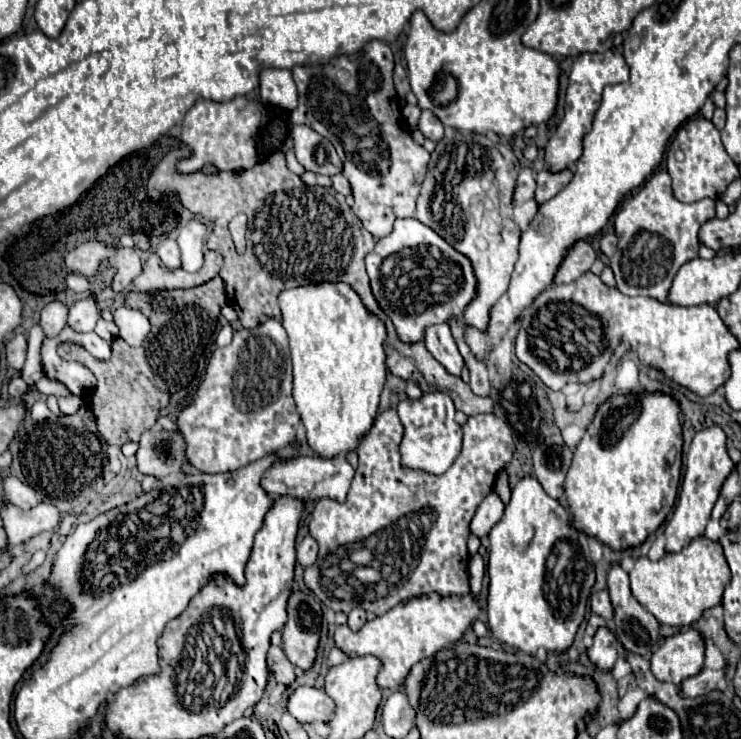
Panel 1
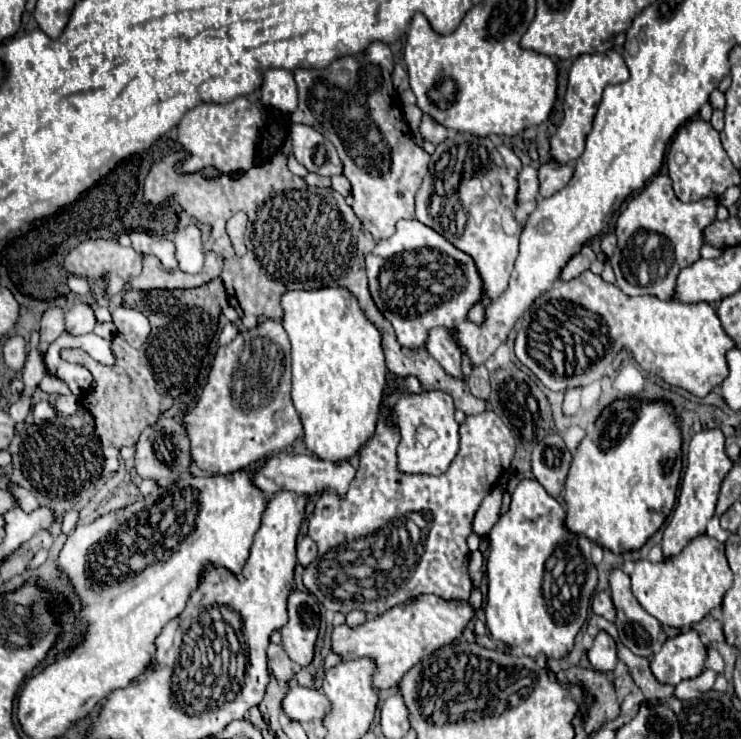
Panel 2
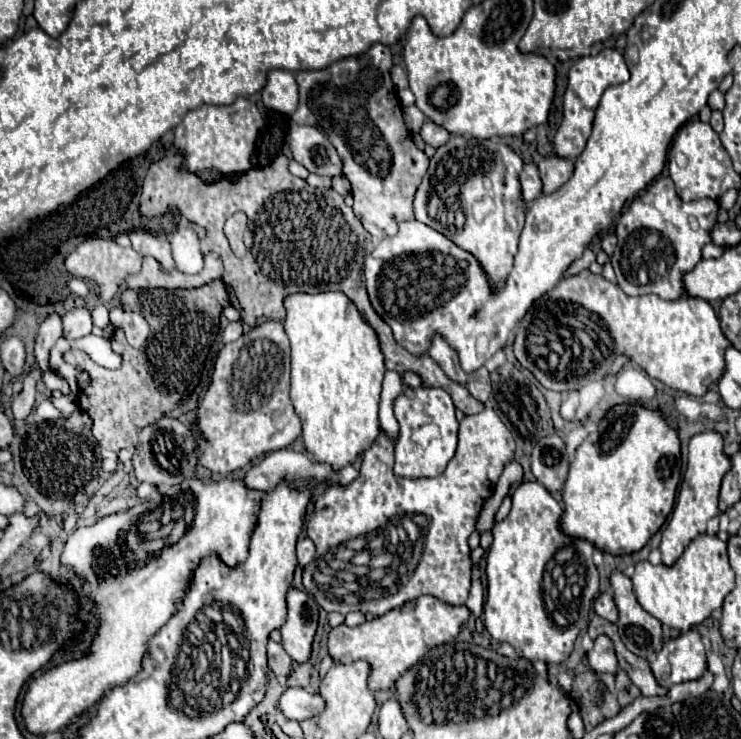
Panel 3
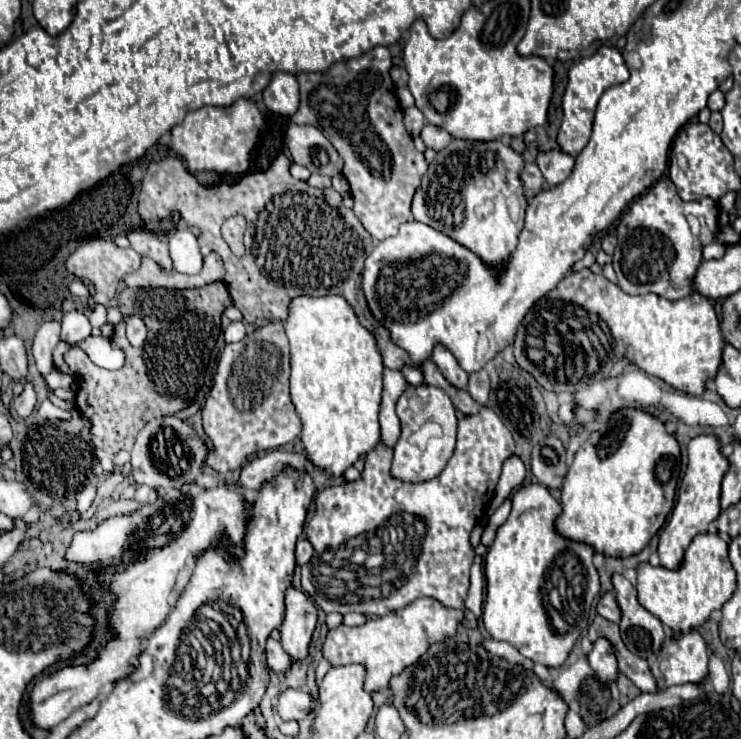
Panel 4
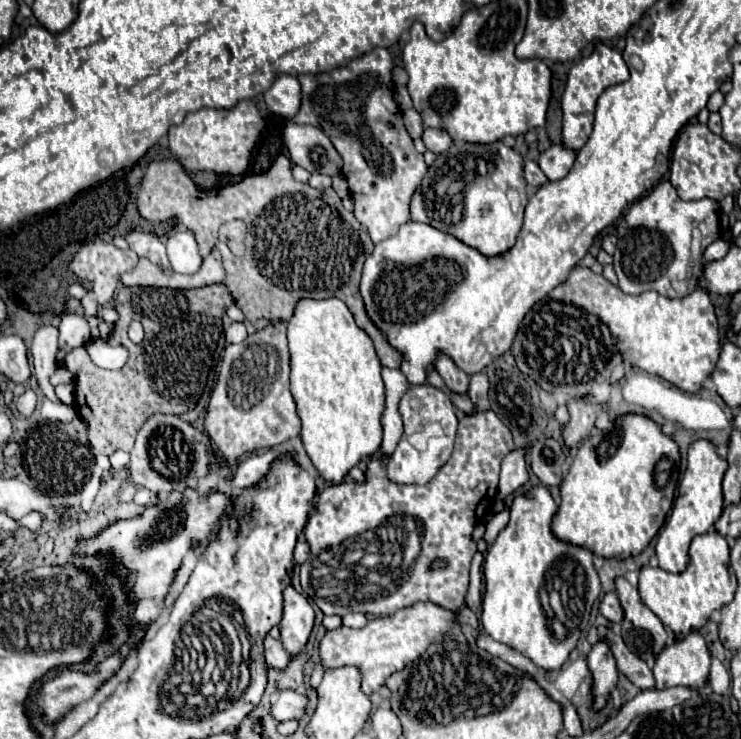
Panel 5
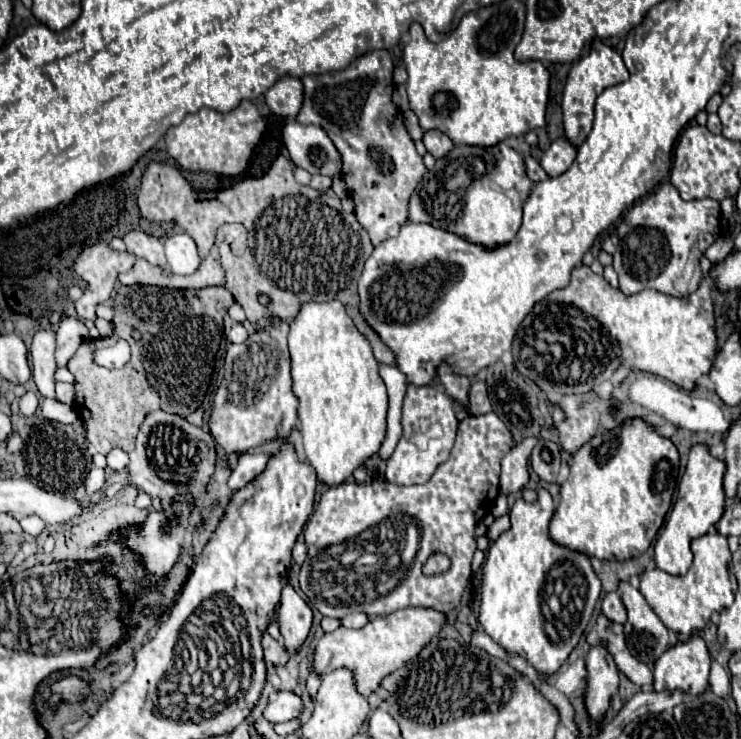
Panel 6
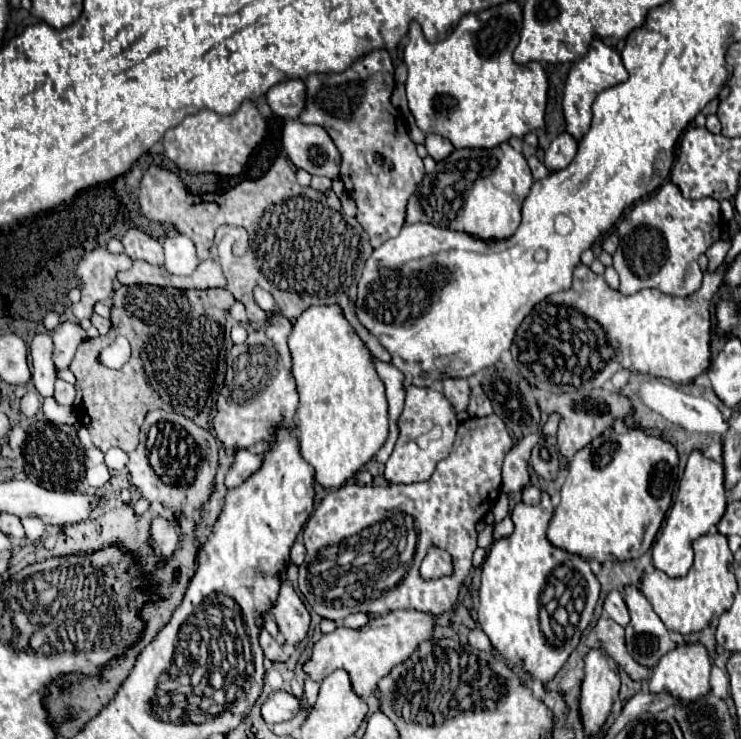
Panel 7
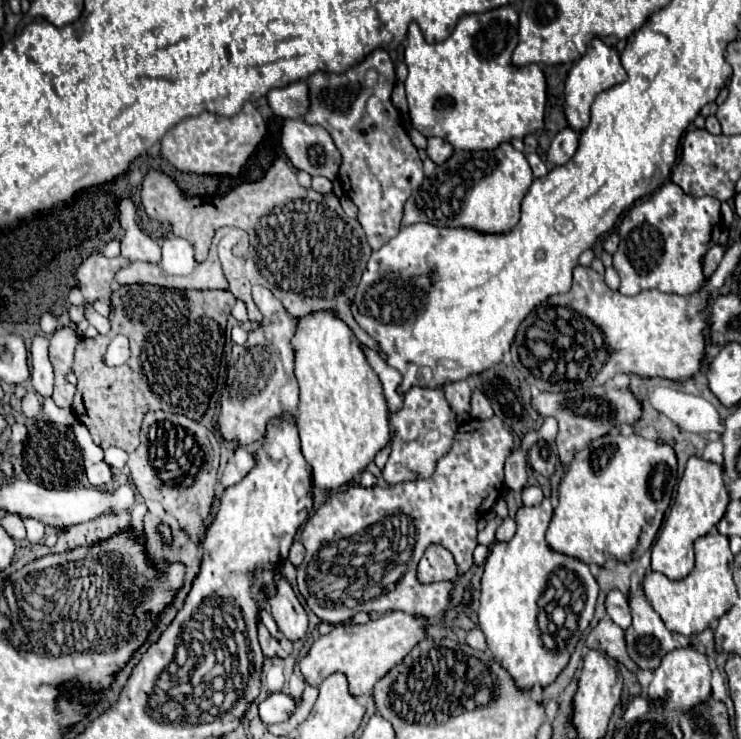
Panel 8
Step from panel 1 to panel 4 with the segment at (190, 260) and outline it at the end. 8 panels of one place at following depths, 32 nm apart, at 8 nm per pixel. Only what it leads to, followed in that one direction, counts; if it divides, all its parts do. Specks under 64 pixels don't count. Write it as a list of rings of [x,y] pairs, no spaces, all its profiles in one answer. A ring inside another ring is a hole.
[[[190,228],[174,232],[168,240],[168,246],[170,246],[170,258],[178,272],[198,274],[202,270],[202,254],[198,246],[198,236]]]

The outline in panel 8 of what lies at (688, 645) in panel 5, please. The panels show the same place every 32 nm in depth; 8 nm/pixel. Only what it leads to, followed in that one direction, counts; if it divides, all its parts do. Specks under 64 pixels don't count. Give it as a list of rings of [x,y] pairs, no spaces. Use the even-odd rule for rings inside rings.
[[[686,646],[686,648],[676,648],[672,652],[668,652],[660,666],[654,670],[654,678],[650,682],[648,688],[648,696],[650,698],[666,698],[668,710],[686,710],[686,708],[694,708],[694,704],[704,702],[710,696],[710,664],[708,664],[708,656],[706,652],[694,648],[694,646]]]

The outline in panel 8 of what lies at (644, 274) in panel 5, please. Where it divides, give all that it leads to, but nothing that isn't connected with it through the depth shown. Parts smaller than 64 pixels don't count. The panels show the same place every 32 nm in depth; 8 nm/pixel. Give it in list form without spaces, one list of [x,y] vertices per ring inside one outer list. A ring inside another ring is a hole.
[[[666,182],[648,198],[638,200],[618,226],[620,246],[614,254],[614,268],[622,280],[620,292],[634,296],[642,290],[656,288],[664,294],[694,294],[704,282],[700,258],[718,242],[720,230],[722,216],[718,198],[692,198],[674,182]]]

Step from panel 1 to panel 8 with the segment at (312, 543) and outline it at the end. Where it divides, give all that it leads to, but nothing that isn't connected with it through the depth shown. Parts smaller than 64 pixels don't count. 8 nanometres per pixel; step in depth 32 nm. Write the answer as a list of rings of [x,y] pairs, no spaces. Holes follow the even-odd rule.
[[[298,536],[298,538],[294,540],[294,544],[292,544],[288,560],[290,560],[294,566],[300,566],[300,564],[302,564],[302,560],[304,560],[304,546],[302,546],[302,542],[300,542],[300,536]]]

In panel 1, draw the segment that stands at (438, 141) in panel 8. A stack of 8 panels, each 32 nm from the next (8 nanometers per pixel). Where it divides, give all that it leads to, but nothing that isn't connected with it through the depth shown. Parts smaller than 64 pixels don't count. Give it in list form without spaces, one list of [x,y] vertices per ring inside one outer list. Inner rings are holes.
[[[422,110],[418,128],[420,128],[420,132],[422,132],[426,138],[430,138],[430,140],[434,140],[434,142],[444,136],[444,126],[442,126],[442,122],[440,122],[440,120],[434,116],[434,112],[430,112],[430,110]]]

